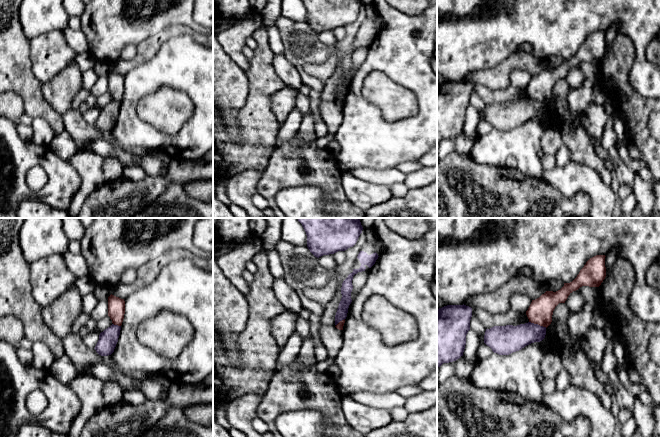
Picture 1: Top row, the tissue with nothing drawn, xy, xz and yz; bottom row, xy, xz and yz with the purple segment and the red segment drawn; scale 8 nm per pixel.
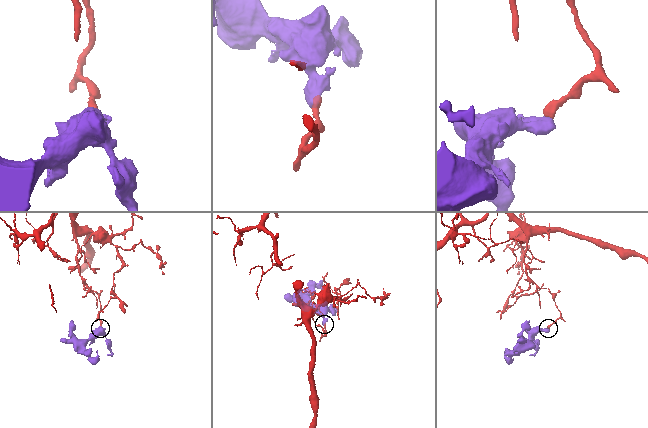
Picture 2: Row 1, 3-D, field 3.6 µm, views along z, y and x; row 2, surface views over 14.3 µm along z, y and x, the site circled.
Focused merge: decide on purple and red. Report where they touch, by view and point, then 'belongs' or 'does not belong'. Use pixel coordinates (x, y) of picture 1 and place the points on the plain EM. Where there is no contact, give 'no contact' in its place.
yz (537, 100) | does not belong

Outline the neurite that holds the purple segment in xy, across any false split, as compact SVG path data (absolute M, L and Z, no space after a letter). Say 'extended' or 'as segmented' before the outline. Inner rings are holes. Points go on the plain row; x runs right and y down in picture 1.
as segmented; M112 100L99 111L99 116L95 122L96 128L101 132L108 132L114 128L121 102Z

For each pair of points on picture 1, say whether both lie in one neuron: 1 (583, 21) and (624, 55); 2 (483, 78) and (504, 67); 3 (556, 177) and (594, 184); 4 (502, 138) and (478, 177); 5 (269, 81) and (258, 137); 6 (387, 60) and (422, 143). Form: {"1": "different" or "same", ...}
{"1": "different", "2": "same", "3": "same", "4": "different", "5": "same", "6": "same"}

